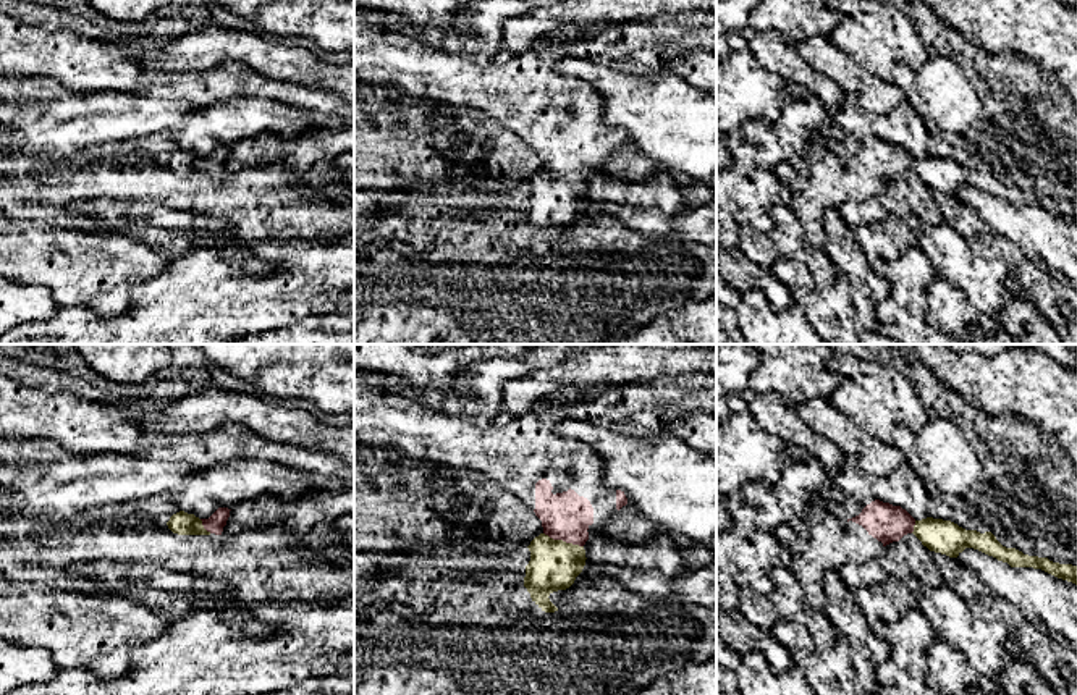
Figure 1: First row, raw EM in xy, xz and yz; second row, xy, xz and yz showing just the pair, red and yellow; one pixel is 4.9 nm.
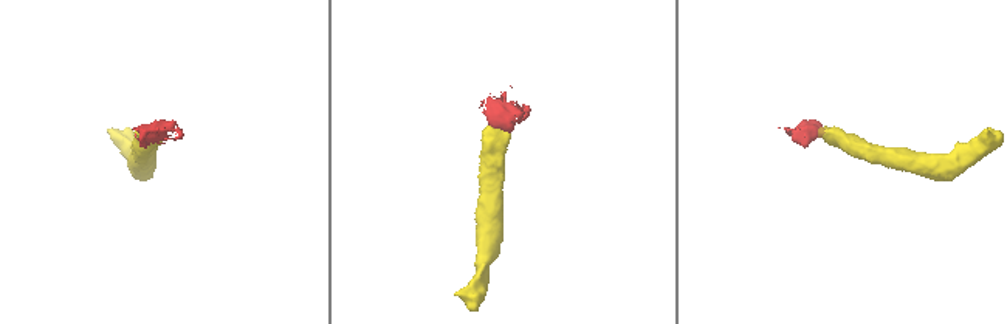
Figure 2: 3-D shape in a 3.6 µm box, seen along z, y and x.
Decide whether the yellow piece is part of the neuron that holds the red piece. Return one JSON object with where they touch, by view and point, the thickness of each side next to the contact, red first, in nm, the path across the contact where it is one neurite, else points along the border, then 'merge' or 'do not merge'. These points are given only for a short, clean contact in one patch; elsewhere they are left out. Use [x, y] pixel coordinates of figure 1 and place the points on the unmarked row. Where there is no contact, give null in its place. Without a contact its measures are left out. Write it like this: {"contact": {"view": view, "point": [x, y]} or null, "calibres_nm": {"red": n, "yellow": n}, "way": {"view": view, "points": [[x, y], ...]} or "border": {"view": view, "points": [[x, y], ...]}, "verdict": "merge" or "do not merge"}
{"contact": {"view": "xz", "point": [563, 178]}, "calibres_nm": {"red": 240, "yellow": 240}, "way": {"view": "xz", "points": [[566, 154], [563, 178], [553, 202]]}, "verdict": "merge"}

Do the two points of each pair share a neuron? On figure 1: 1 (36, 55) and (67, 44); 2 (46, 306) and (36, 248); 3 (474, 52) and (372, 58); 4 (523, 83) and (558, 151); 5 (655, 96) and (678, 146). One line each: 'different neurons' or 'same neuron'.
1: same neuron
2: different neurons
3: different neurons
4: same neuron
5: same neuron

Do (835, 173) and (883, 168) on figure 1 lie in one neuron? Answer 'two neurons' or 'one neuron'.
one neuron

